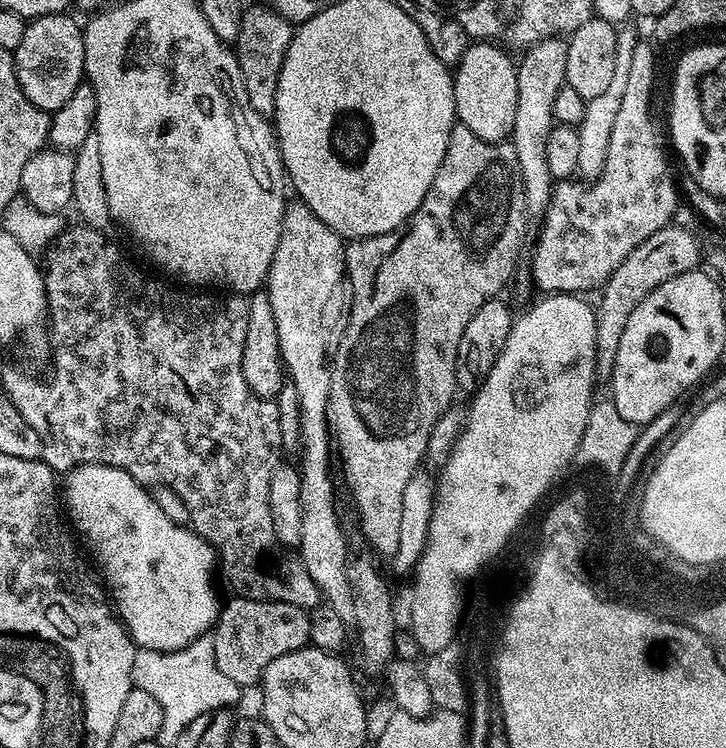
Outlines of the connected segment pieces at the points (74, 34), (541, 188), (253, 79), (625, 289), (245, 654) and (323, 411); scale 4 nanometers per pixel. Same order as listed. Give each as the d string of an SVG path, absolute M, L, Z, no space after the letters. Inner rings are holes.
M68 14L35 17L14 51L16 77L26 98L49 114L57 112L85 79L84 33L81 25L70 17Z
M549 36L546 40L539 40L521 56L524 57L516 64L518 106L514 114L514 130L510 142L518 154L526 210L529 217L540 218L543 217L546 206L550 202L554 187L550 166L546 166L546 138L550 138L550 130L554 127L552 119L554 98L558 96L558 90L566 84L564 75L568 41L558 36Z
M263 3L245 7L242 26L234 41L236 61L242 70L242 82L246 86L246 94L250 98L250 106L259 116L268 118L276 110L276 91L278 78L282 70L282 62L286 50L292 41L293 25L282 18L273 8ZM261 4L261 5L260 5Z
M679 222L668 224L662 230L650 234L646 242L642 242L610 274L610 278L599 289L600 301L595 301L596 313L596 374L600 378L611 377L614 358L618 354L618 342L622 342L622 330L626 330L626 322L630 322L630 314L634 314L634 306L646 298L662 282L670 282L670 278L678 278L678 274L695 272L701 267L700 240L688 228Z
M244 597L230 600L221 607L210 635L218 668L238 685L259 685L264 668L274 658L282 658L282 654L290 654L309 643L310 618L305 609L282 601L252 601Z
M296 198L293 201L293 204L291 201L284 209L282 232L278 234L278 250L274 250L274 258L270 262L266 291L276 327L280 360L284 363L290 388L296 391L295 407L300 413L298 471L302 502L302 538L298 545L298 559L313 579L323 603L332 608L345 625L352 626L354 598L352 587L346 578L350 549L344 542L344 534L340 530L336 514L336 488L332 485L334 448L330 443L328 411L332 377L330 345L346 312L346 244L339 234L326 226L326 222L322 222L322 218L313 214L310 206L306 206L303 200Z

